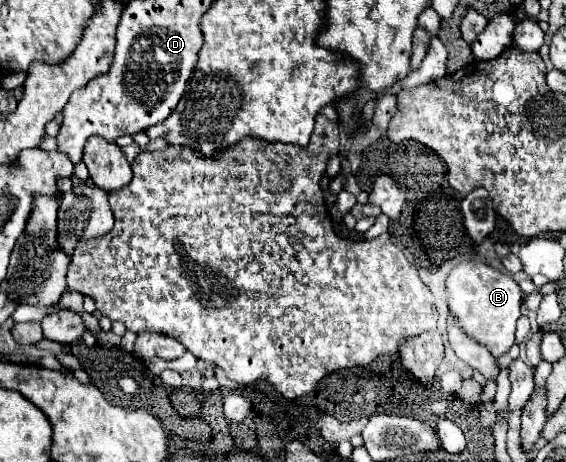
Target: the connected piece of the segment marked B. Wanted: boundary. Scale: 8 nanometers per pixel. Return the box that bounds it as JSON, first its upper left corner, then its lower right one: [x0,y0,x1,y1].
[445,261,523,357]

